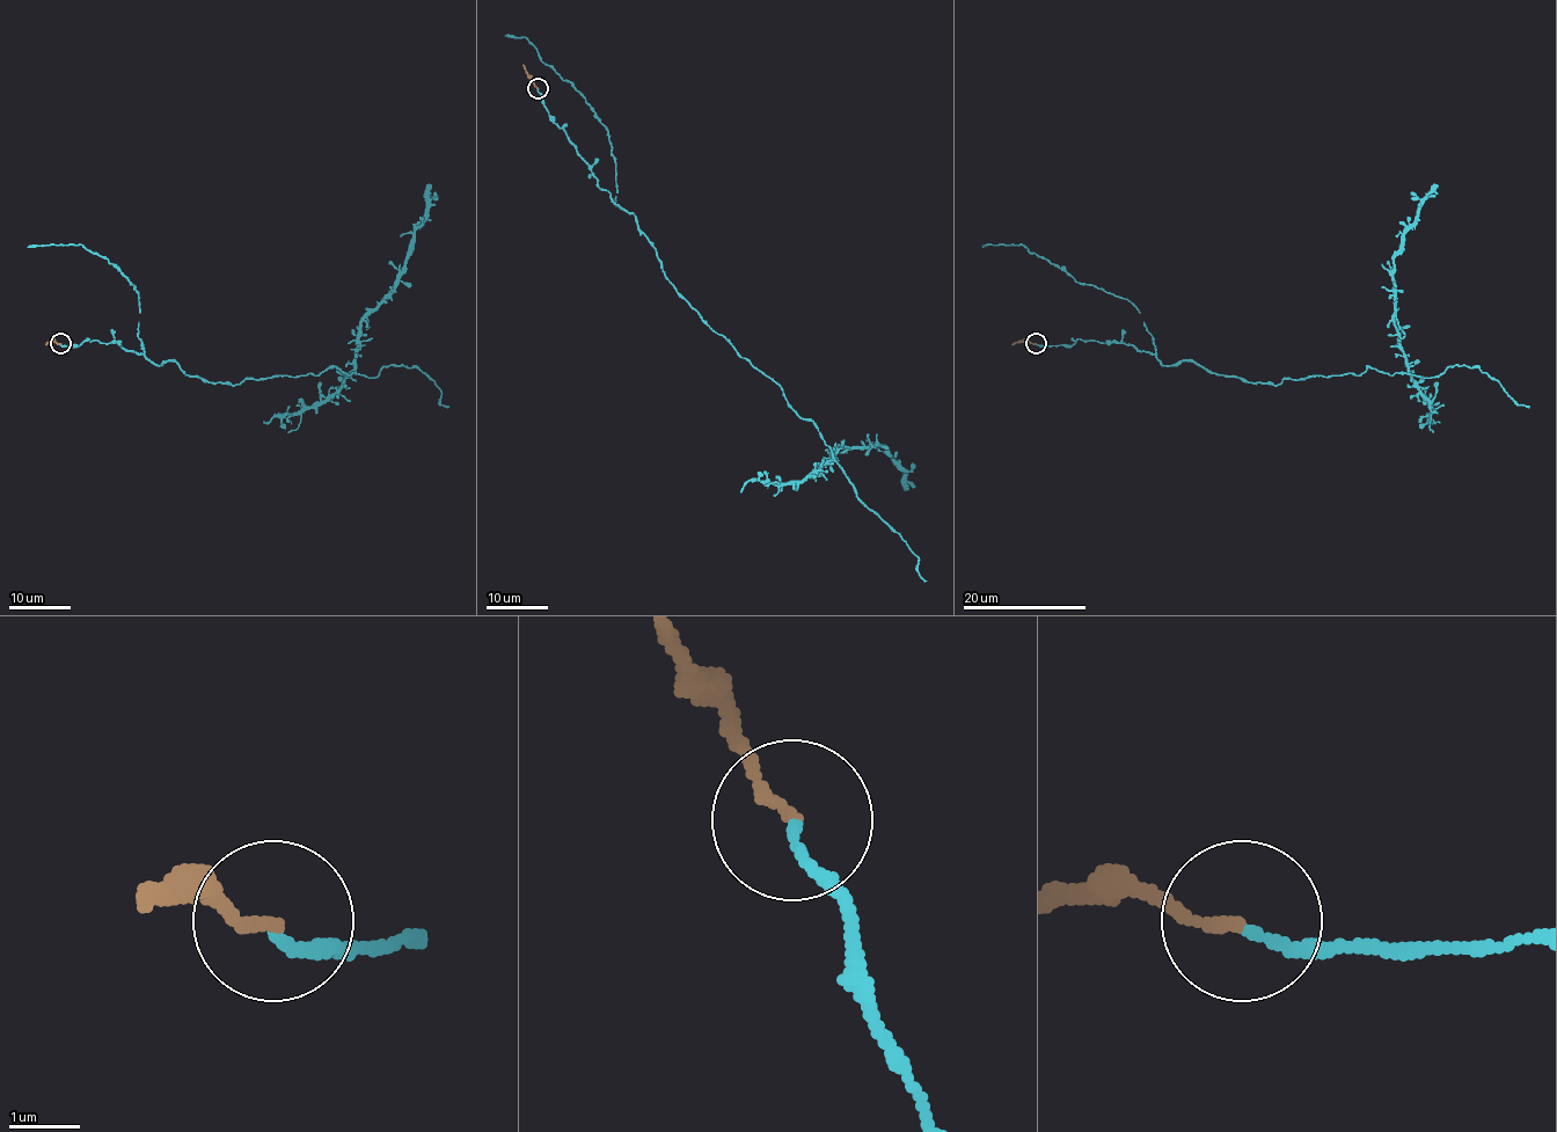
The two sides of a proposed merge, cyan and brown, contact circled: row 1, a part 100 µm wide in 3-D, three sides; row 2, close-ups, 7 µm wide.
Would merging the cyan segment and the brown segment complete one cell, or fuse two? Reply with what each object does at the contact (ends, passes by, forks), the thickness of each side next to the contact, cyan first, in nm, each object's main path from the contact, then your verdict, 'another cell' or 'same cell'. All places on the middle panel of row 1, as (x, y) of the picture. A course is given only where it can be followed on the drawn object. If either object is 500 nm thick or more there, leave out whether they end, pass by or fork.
cyan ends there; brown ends there; 140 nm thick on the cyan side, 160 nm on the other; cyan runs (538, 88), (601, 189), (635, 216), (686, 301), (780, 386), (832, 459), (839, 446), (882, 445), (906, 487); brown runs (538, 88), (523, 64); same cell

